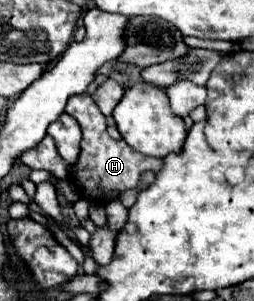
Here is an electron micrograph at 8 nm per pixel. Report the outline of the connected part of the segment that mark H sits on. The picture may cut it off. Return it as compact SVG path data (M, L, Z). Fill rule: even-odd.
M79 94L69 98L65 112L69 116L73 116L83 132L83 140L81 140L81 152L77 162L71 166L67 180L75 186L77 194L81 198L99 202L99 204L107 204L113 192L125 192L131 190L139 184L139 178L143 172L151 170L151 172L159 172L163 168L163 158L153 158L153 156L145 156L137 150L133 150L123 138L121 140L113 140L107 134L107 122L105 116L101 114L101 110L97 108L97 104L93 102L93 98L89 94Z

